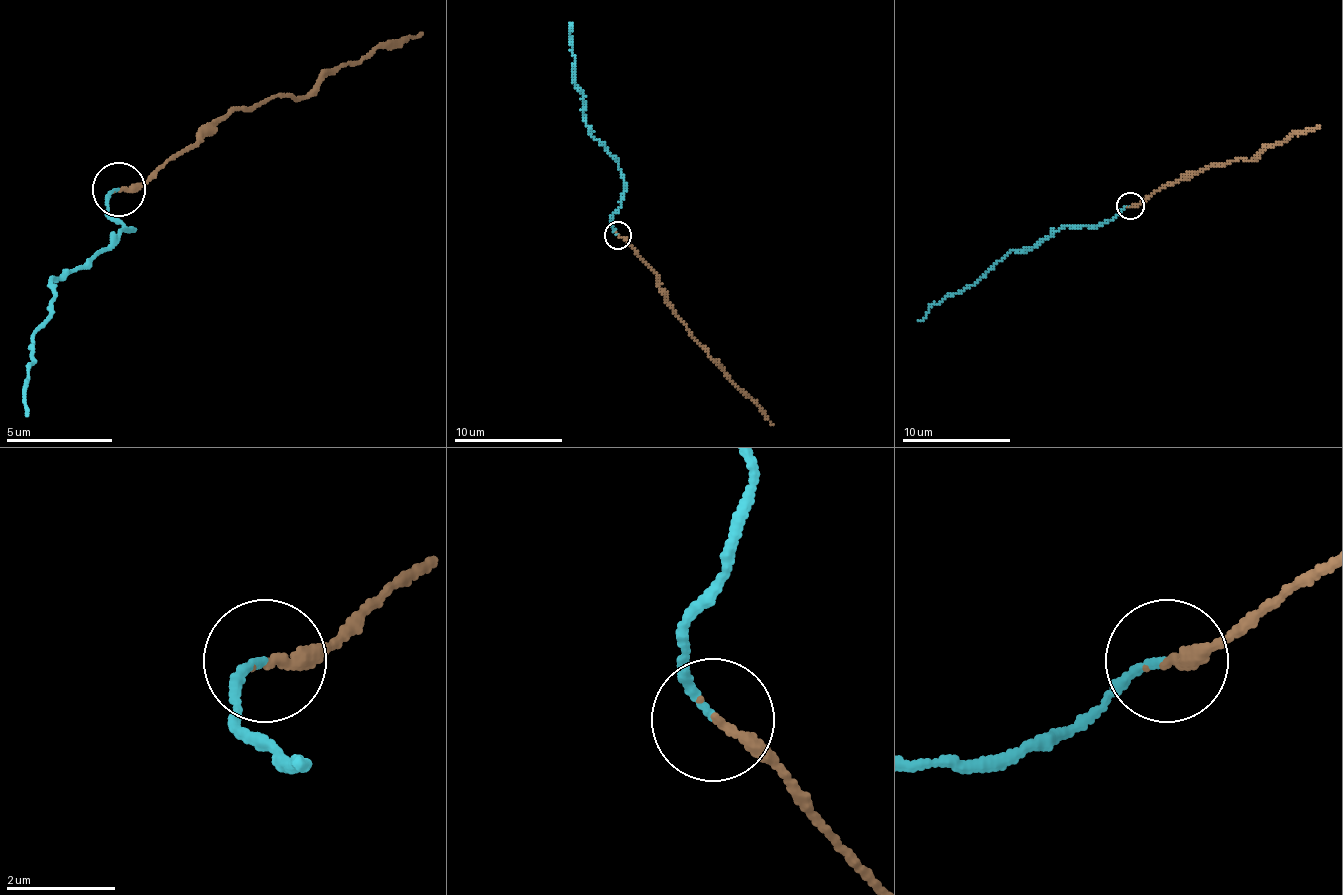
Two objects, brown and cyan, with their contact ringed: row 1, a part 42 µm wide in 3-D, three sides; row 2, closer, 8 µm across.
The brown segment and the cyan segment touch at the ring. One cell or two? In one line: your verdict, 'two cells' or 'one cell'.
one cell

